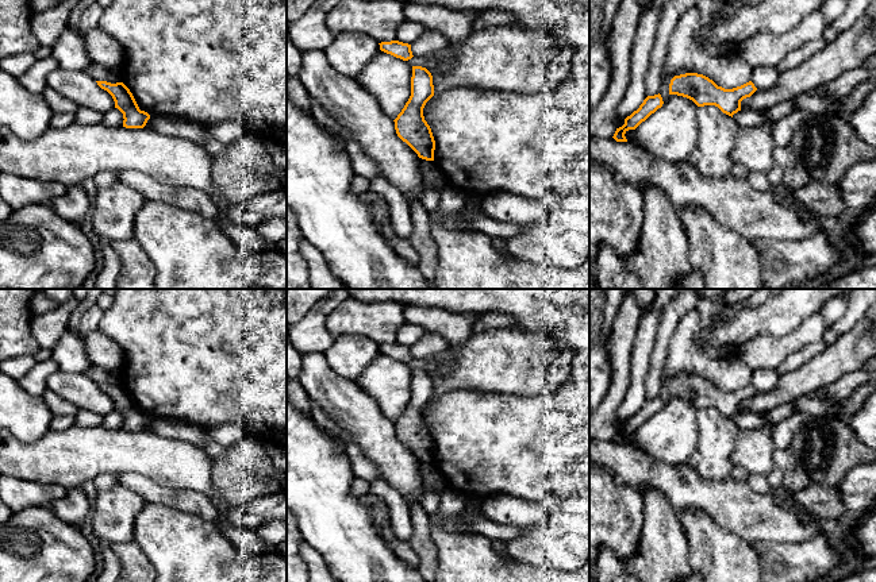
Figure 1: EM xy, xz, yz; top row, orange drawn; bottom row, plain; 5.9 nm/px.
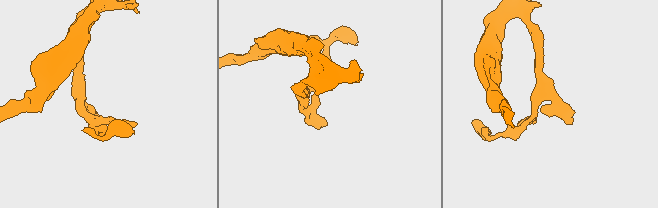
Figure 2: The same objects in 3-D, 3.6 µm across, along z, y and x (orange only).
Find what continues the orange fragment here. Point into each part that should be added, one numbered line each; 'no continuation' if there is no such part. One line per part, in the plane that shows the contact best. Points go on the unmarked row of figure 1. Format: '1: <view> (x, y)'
no continuation

